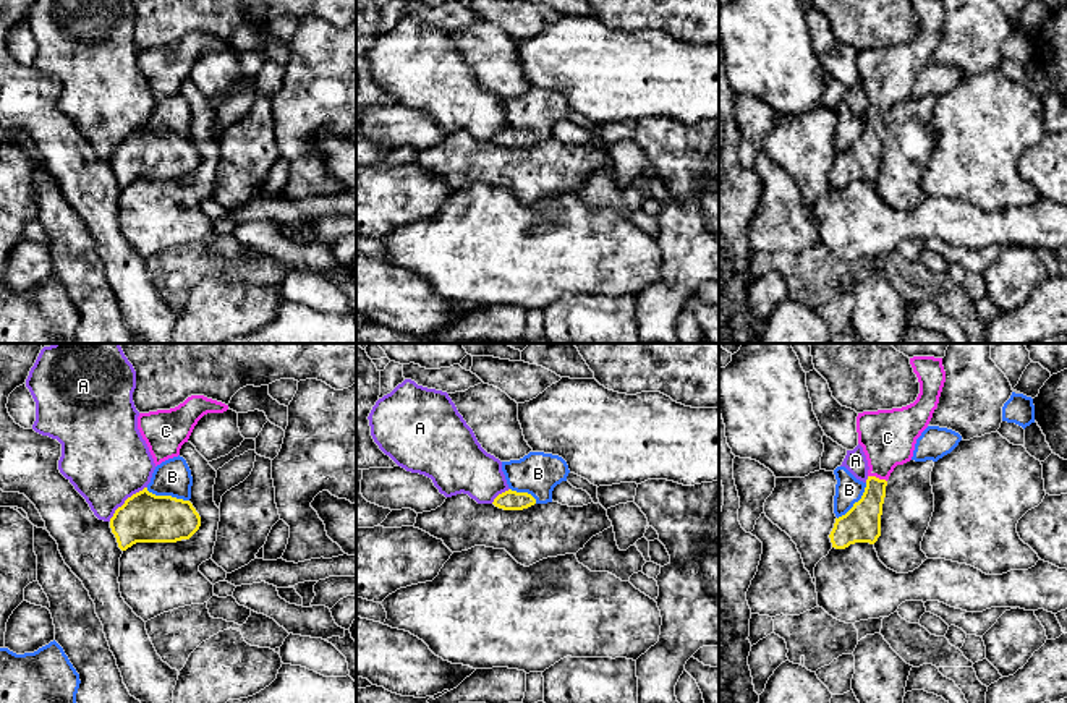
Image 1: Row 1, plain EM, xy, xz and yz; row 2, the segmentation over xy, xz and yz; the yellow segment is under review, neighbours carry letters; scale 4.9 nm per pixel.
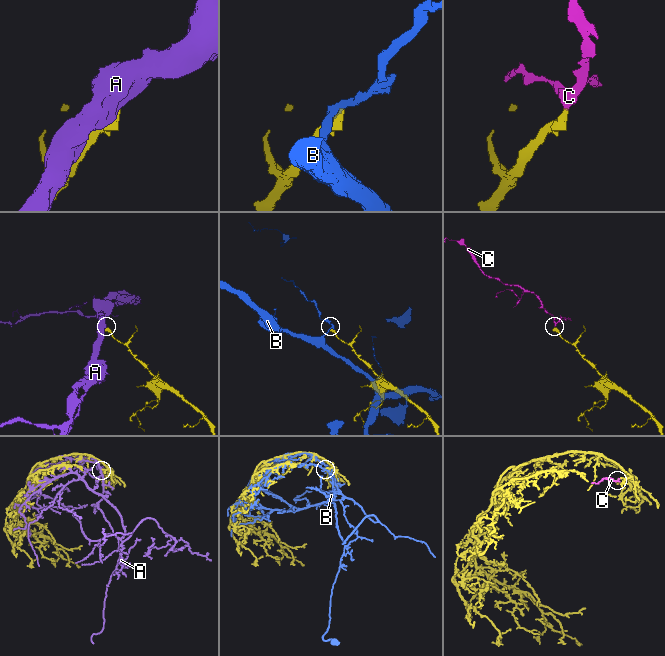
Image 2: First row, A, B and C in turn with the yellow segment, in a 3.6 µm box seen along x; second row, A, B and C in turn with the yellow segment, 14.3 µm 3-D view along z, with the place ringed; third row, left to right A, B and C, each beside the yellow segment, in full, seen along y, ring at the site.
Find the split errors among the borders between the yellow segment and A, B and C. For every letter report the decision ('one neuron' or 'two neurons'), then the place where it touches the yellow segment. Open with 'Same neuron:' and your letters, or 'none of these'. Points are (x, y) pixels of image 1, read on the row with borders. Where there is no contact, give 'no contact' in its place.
Same neuron: C
A: two neurons; contact xy (125, 501)
B: two neurons; contact xy (167, 496)
C: one neuron; contact yz (878, 478)

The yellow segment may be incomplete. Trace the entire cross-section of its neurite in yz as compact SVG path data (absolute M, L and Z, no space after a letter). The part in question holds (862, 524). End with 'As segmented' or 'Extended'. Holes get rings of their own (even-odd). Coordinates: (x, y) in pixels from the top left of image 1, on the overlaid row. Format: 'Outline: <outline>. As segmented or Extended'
Outline: M913 356L910 364L920 382L920 394L913 403L863 411L857 416L858 444L863 447L869 470L861 499L845 515L835 518L829 535L835 549L878 541L887 479L897 465L912 460L916 439L937 408L946 382L942 358Z. Extended

